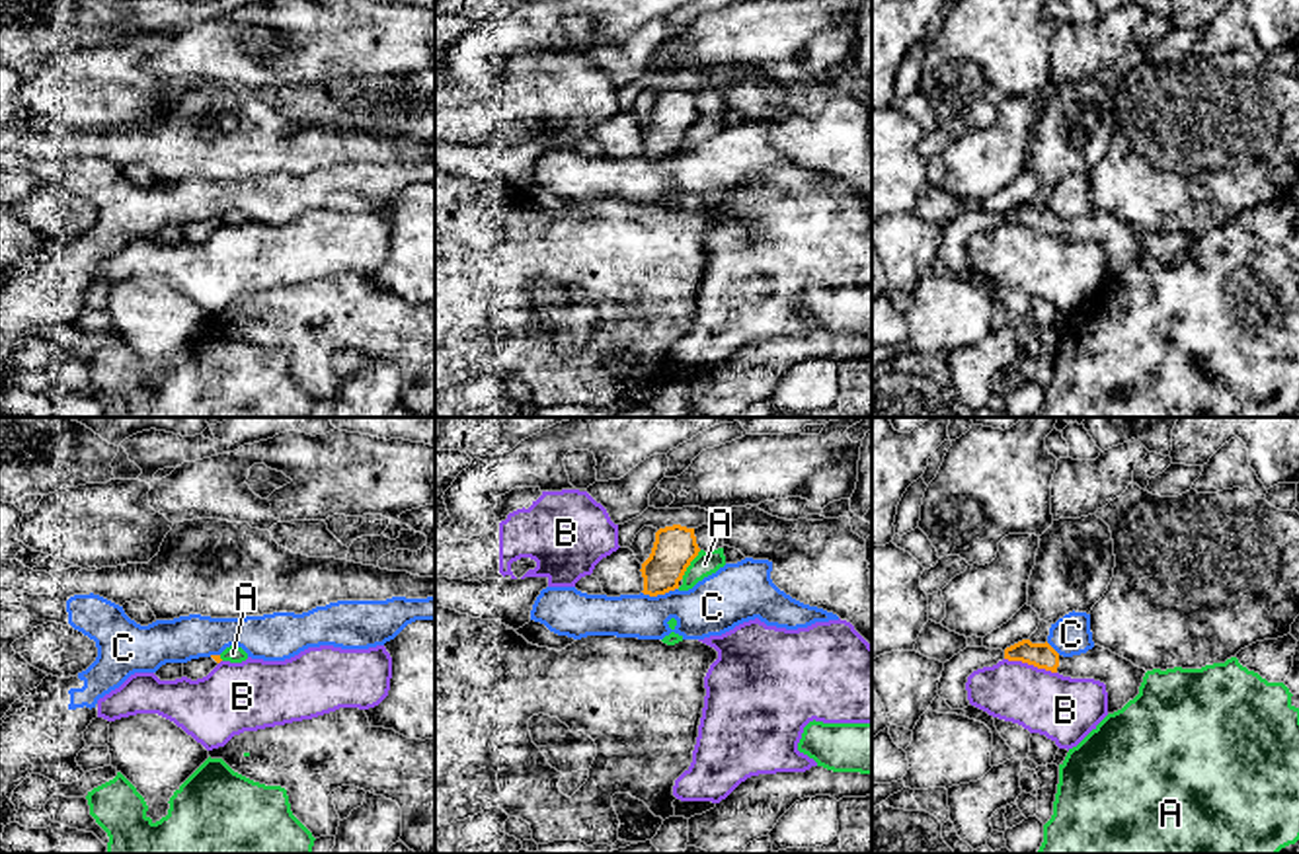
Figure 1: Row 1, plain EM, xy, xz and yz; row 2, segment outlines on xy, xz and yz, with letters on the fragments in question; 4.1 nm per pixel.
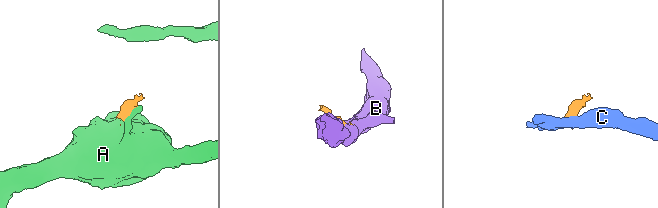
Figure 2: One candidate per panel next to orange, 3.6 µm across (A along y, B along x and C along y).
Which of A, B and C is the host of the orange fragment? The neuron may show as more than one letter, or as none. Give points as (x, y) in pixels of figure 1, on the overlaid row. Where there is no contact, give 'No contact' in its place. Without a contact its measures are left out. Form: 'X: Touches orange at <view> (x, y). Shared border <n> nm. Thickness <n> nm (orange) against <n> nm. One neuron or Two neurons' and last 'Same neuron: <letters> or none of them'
A: Touches orange at xz (689, 564). Shared border 150 nm. Thickness 180 nm (orange) against 100 nm. Two neurons
B: Touches orange at yz (1030, 663). Shared border 220 nm. Thickness 110 nm (orange) against 280 nm. Two neurons
C: Touches orange at xz (660, 593). Shared border 150 nm. Thickness 180 nm (orange) against 240 nm. Two neurons
Same neuron: none of them

